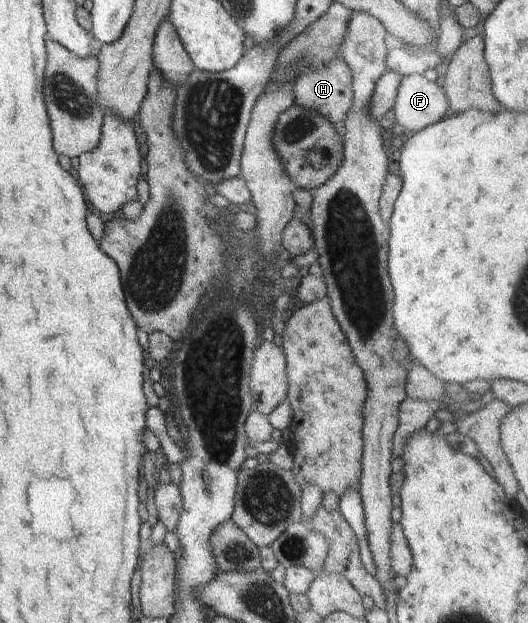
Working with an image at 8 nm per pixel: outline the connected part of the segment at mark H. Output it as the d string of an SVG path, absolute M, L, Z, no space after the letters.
M341 58L333 59L328 65L312 67L309 71L301 73L293 84L294 104L320 114L337 128L339 123L346 120L348 112L352 109L352 82L352 70L347 63Z

